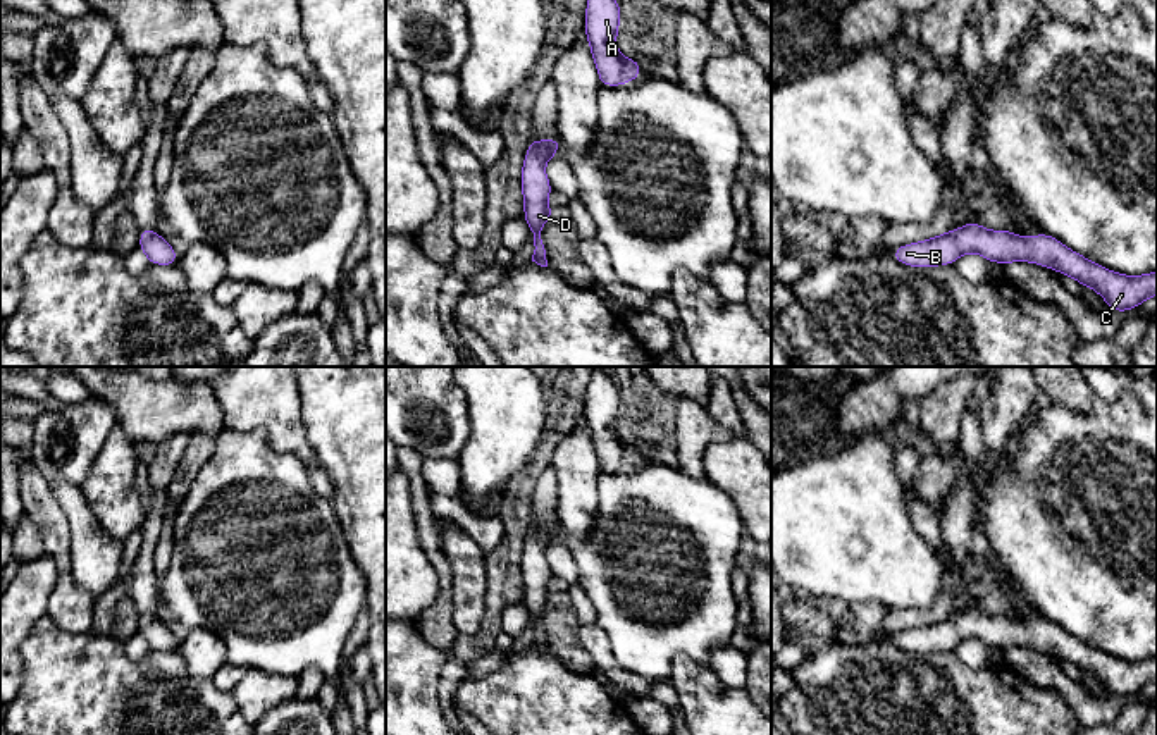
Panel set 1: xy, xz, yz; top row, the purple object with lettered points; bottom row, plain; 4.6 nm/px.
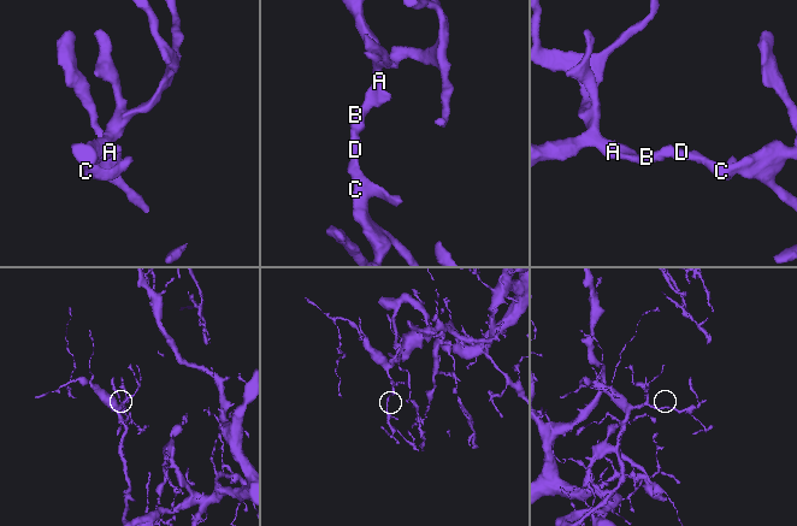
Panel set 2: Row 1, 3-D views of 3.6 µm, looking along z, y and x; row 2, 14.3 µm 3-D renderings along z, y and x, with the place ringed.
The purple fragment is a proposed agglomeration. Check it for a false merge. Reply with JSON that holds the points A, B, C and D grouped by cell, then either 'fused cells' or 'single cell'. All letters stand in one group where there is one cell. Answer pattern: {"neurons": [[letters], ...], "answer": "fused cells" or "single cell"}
{"neurons": [["A", "B", "C", "D"]], "answer": "single cell"}

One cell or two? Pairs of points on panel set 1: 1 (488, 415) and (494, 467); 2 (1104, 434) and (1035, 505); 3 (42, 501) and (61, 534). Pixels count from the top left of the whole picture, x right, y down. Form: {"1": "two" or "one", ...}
{"1": "one", "2": "one", "3": "one"}

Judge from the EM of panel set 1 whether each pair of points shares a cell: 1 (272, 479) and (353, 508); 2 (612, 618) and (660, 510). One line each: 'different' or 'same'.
1: different
2: same

